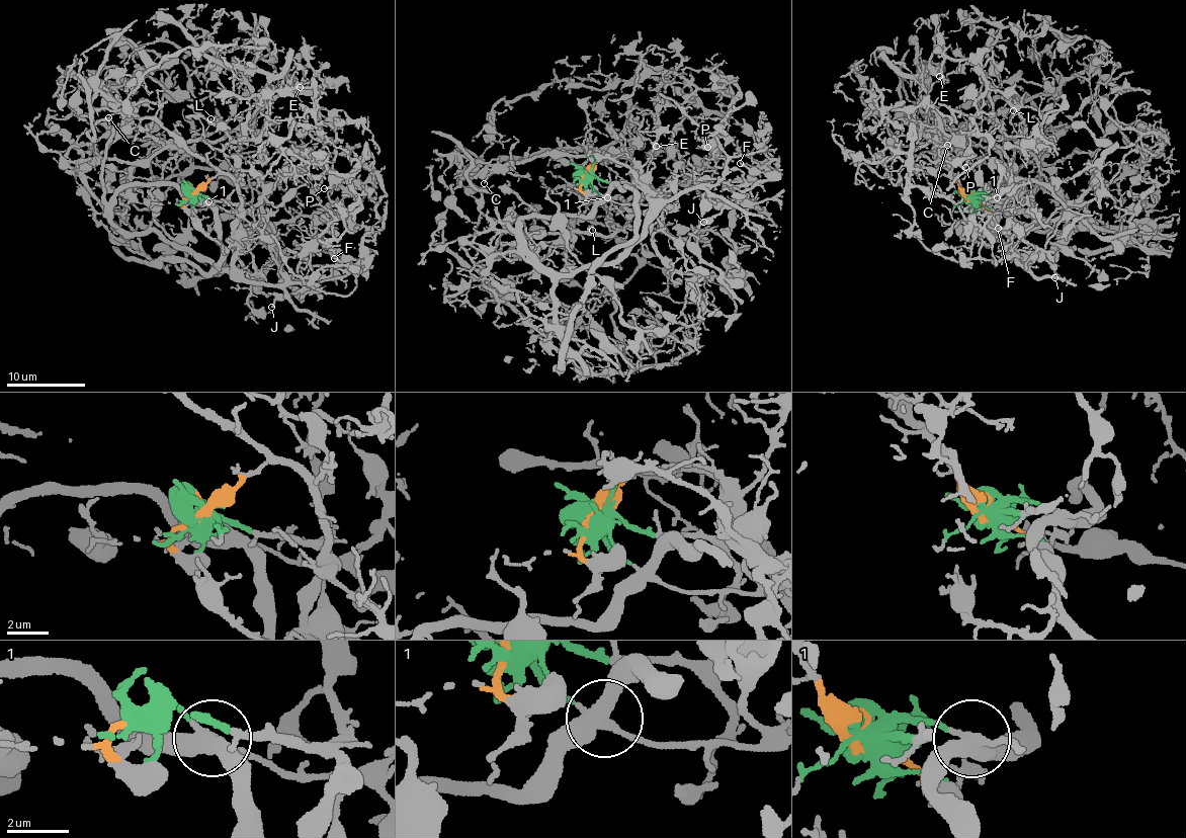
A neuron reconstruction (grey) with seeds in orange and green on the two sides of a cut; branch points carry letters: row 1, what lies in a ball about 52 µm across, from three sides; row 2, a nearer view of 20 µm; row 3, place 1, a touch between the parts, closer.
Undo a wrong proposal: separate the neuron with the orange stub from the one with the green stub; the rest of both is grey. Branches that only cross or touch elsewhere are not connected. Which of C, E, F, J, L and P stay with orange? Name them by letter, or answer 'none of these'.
C

